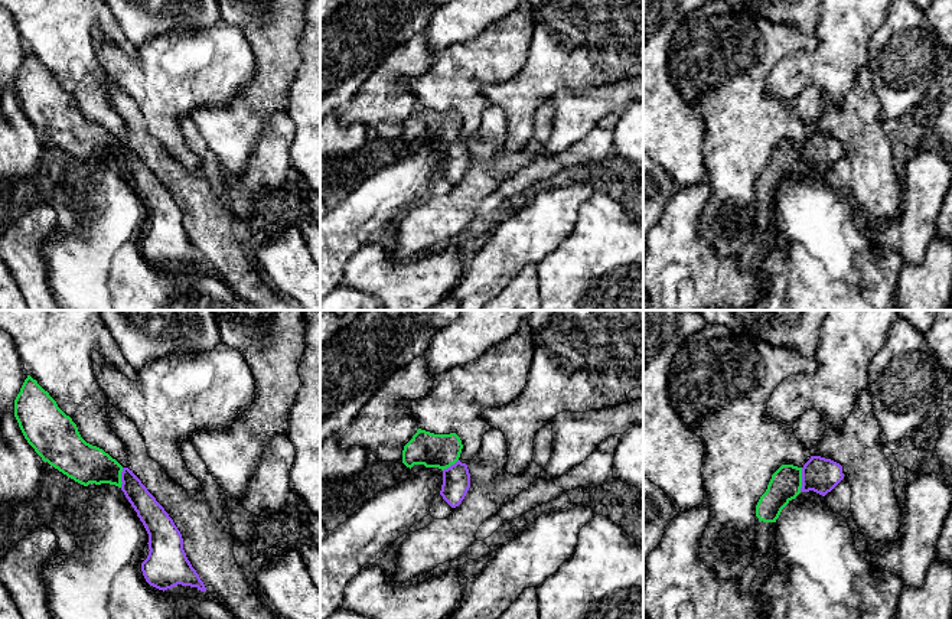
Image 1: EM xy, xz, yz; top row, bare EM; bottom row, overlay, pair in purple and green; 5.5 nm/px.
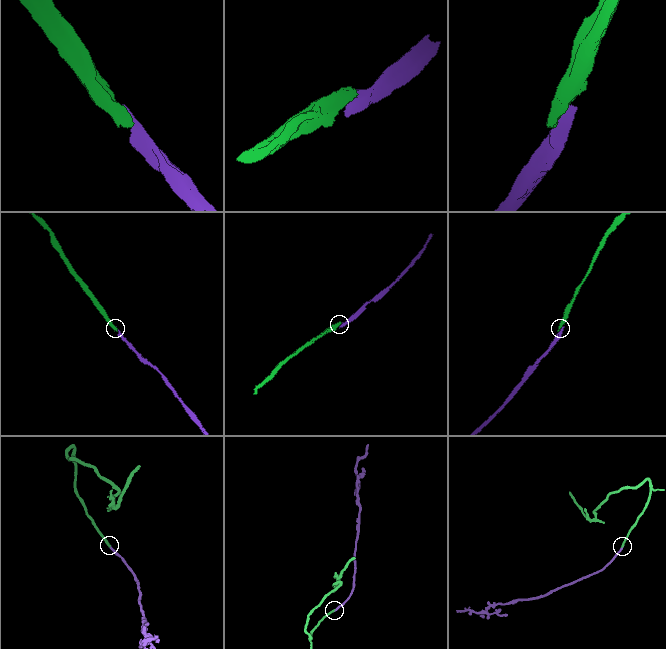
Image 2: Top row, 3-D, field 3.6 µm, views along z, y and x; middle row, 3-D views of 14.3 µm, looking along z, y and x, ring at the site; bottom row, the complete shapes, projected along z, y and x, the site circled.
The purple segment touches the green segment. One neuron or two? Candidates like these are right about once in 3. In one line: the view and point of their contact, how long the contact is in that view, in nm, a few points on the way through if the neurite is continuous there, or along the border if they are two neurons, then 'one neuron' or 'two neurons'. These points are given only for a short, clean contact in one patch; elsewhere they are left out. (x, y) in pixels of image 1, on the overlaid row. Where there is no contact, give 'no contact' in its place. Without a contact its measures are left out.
meets purple in yz at (802, 479); contact 140 nm long; runs through yz (821, 475), (802, 479), (792, 479), (785, 485); one neuron

